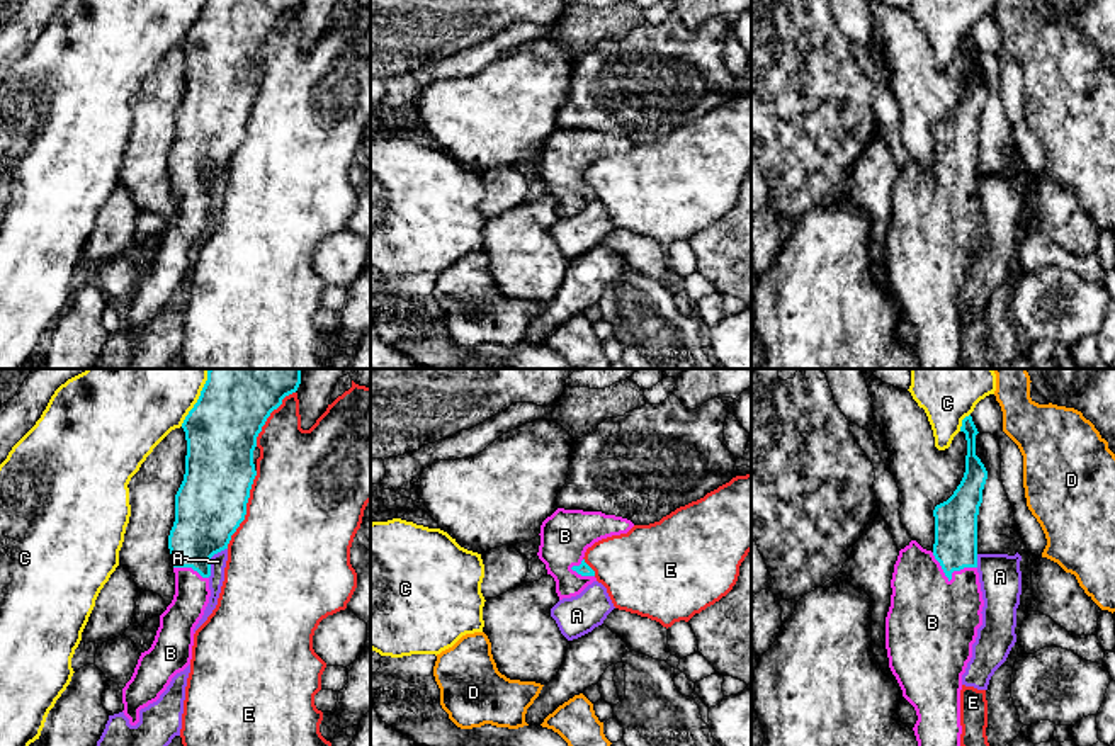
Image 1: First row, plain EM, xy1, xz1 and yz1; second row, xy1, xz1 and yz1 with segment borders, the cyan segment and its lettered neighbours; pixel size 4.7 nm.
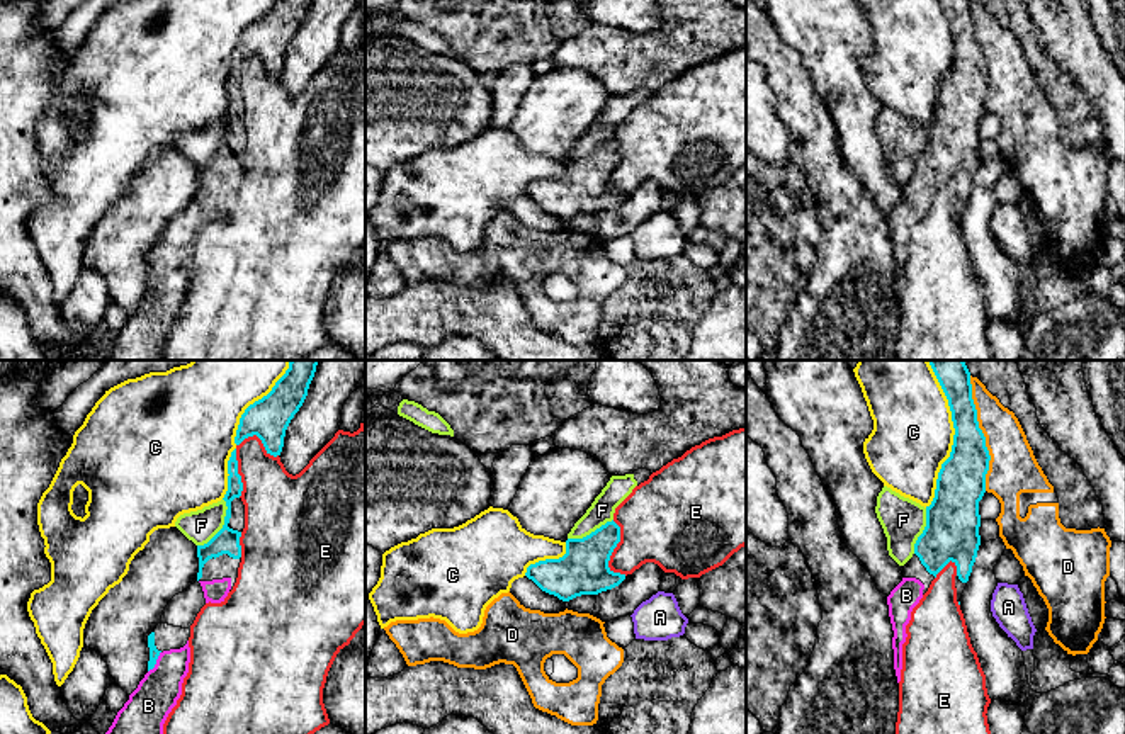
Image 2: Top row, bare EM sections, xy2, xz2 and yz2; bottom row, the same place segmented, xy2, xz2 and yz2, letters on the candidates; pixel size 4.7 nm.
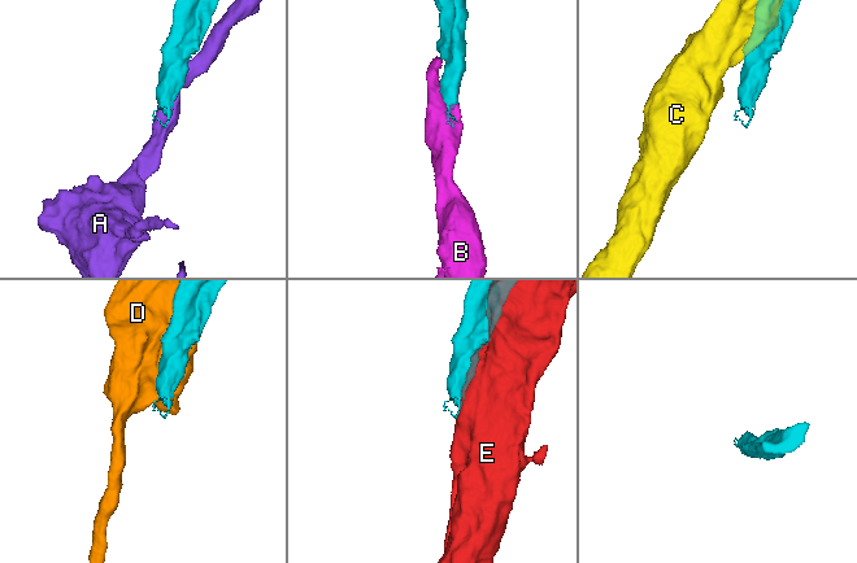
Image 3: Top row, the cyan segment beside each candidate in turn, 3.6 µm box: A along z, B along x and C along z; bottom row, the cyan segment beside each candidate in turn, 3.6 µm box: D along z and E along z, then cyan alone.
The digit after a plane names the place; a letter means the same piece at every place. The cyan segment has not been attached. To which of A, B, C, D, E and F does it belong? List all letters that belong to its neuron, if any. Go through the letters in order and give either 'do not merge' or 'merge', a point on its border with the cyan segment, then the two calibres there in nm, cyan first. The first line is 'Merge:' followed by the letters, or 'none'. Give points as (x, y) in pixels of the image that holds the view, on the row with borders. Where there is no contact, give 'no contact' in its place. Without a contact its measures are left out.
Merge: B
A: do not merge; meets cyan in xy1 at (209, 559); 320 nm thick on the cyan side, 80 nm on the other
B: merge; meets cyan in yz1 at (950, 576); 200 nm thick on the cyan side, 440 nm on the other
C: do not merge; meets cyan in yz2 at (954, 435); 240 nm thick on the cyan side, 380 nm on the other
D: do not merge; meets cyan in yz2 at (983, 434); 220 nm thick on the cyan side, 240 nm on the other
E: do not merge; meets cyan in xy1 at (245, 510); 340 nm thick on the cyan side, 500 nm on the other
F: do not merge; meets cyan in xy2 at (223, 525); 120 nm thick on the cyan side, 150 nm on the other

